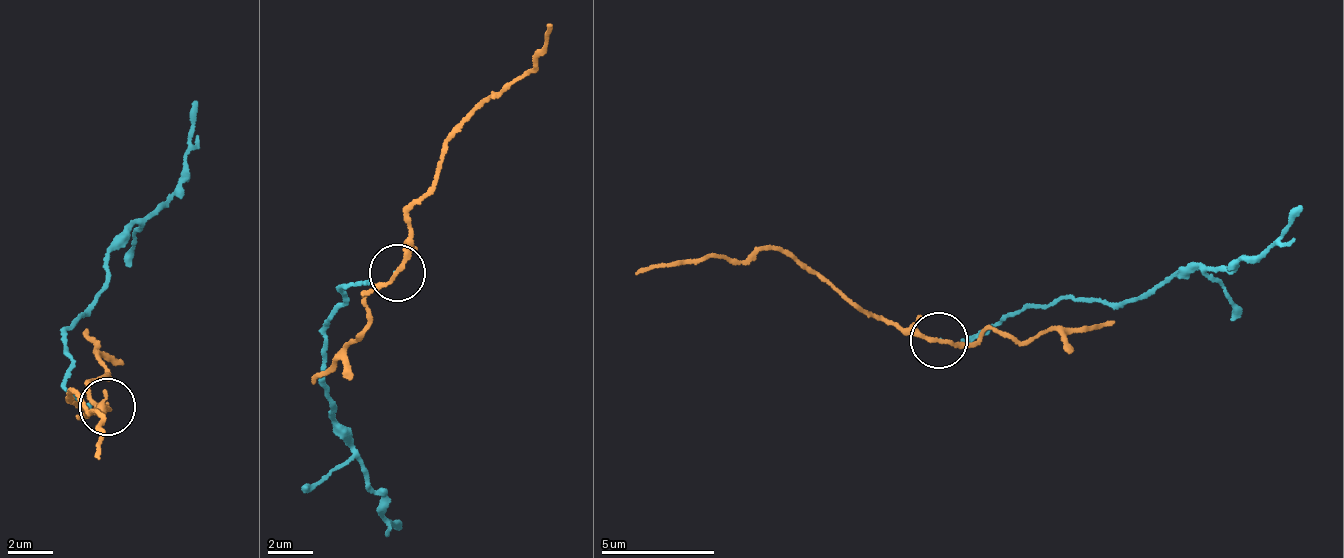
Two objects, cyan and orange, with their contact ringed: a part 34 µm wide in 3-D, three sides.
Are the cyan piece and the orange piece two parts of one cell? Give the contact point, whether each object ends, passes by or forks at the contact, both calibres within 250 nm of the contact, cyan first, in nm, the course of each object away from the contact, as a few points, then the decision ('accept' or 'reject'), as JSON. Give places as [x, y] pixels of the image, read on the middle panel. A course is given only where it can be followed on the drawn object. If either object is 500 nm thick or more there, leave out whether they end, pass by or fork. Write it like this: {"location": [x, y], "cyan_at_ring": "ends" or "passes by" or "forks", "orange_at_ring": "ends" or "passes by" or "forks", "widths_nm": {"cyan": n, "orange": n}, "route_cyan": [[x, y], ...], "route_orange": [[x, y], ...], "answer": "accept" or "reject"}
{"location": [397, 272], "cyan_at_ring": "ends", "orange_at_ring": "passes by", "widths_nm": {"cyan": 20, "orange": 170}, "route_cyan": [[395, 271], [347, 285], [327, 331], [327, 389], [336, 421], [369, 489], [397, 529]], "route_orange": [[395, 271], [413, 199], [450, 129], [535, 64], [552, 28]], "answer": "reject"}

